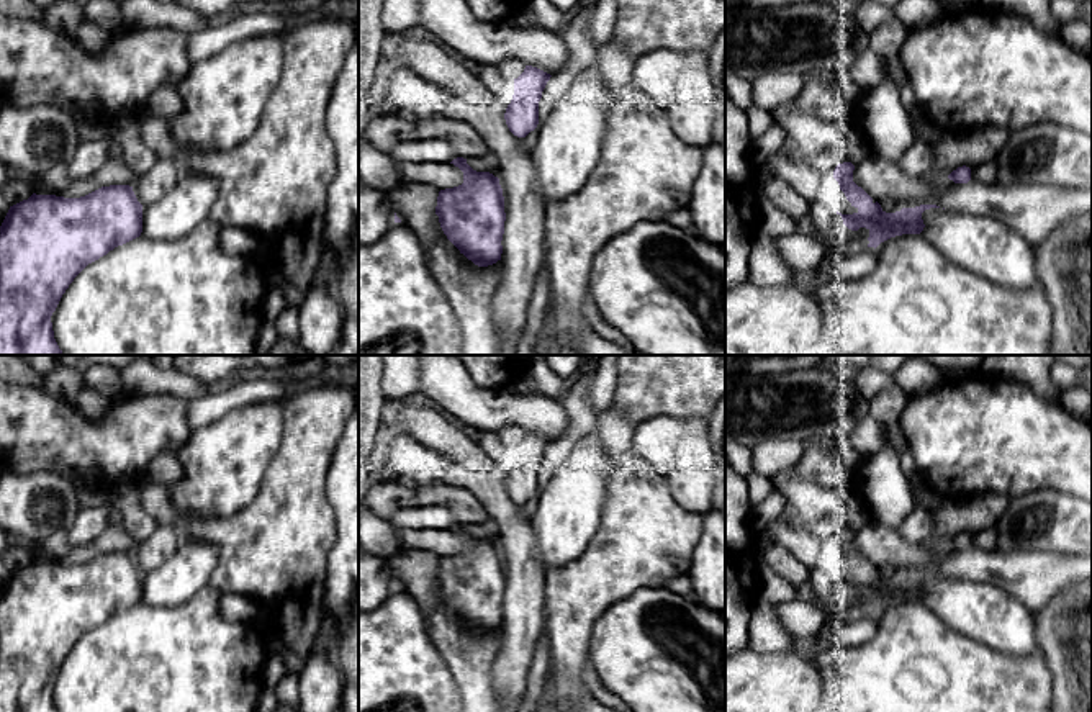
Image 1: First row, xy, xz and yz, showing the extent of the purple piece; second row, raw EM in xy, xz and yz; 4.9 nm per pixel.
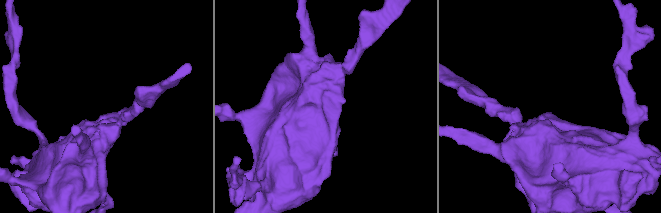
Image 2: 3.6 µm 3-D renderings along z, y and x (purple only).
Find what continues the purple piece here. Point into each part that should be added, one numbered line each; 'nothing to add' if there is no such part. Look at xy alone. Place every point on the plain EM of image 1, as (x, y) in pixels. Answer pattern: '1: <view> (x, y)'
nothing to add

